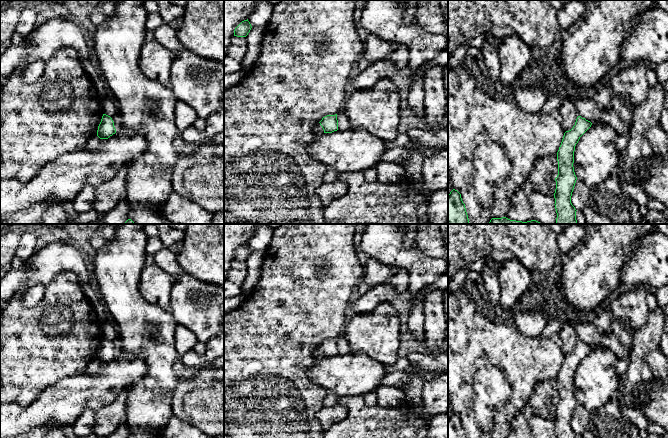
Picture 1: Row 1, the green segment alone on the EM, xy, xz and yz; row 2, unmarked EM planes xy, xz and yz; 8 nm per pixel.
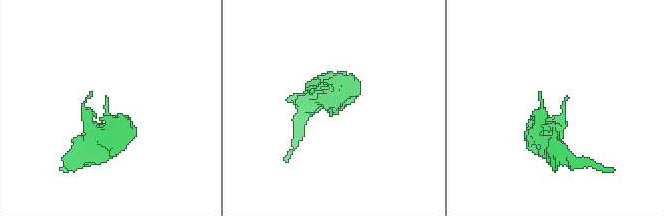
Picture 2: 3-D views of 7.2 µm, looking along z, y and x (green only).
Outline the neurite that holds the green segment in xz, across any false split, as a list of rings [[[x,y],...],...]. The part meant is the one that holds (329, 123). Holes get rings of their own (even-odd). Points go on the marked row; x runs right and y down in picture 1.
[[[337,114],[325,116],[319,123],[322,126],[324,133],[332,133],[338,130]]]

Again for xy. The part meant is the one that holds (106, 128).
[[[103,114],[101,122],[98,126],[97,136],[100,139],[108,139],[110,136],[116,133],[114,122],[112,118],[106,114]]]

